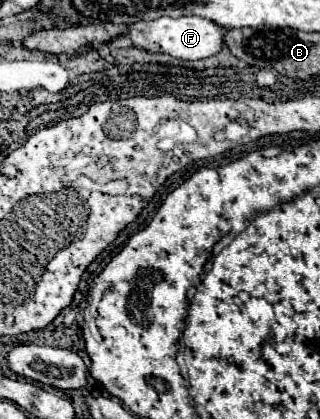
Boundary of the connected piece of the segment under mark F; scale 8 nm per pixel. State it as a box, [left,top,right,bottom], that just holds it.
[121,16,225,60]

